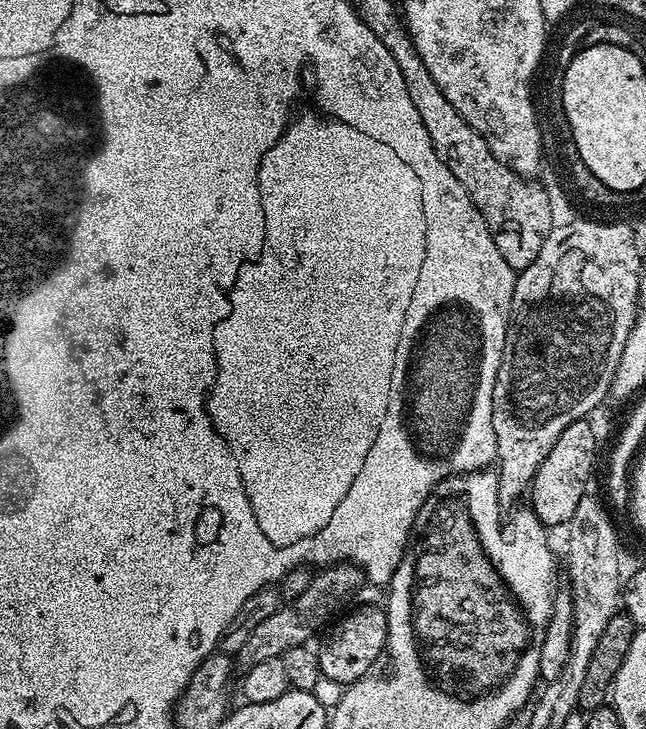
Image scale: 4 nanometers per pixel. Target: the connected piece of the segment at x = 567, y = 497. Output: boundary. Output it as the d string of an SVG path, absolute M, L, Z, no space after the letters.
M587 419L570 422L562 434L558 434L558 442L550 449L550 454L542 458L542 466L534 474L530 485L531 512L548 530L566 526L574 516L574 510L582 496L589 491L588 483L592 480L592 467L596 464L596 442L593 431L590 430Z

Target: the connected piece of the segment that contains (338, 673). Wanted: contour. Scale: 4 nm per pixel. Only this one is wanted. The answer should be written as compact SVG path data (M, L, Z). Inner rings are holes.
M362 606L352 614L343 616L331 625L332 630L316 650L321 677L325 681L328 679L340 684L339 686L355 684L367 677L382 650L385 651L388 641L388 616L383 607Z

